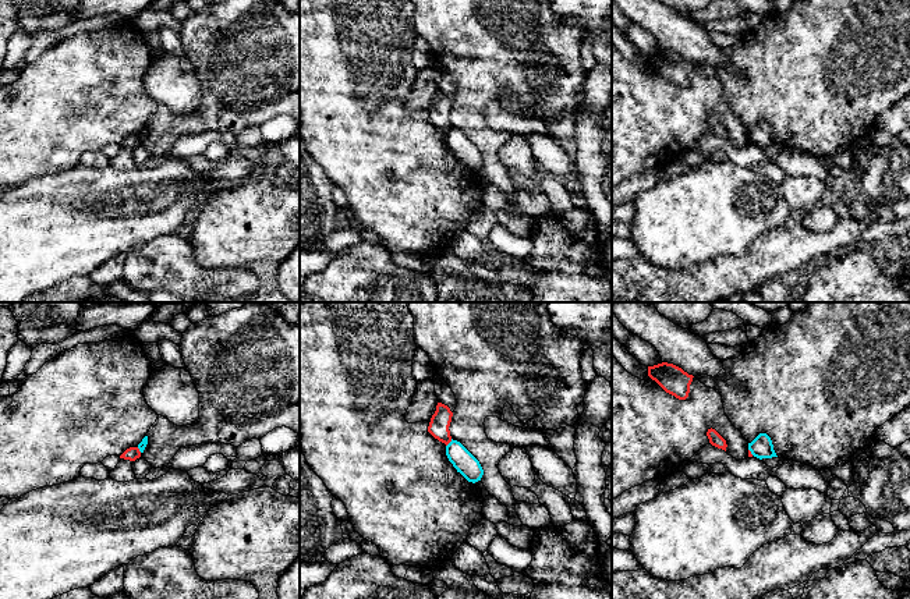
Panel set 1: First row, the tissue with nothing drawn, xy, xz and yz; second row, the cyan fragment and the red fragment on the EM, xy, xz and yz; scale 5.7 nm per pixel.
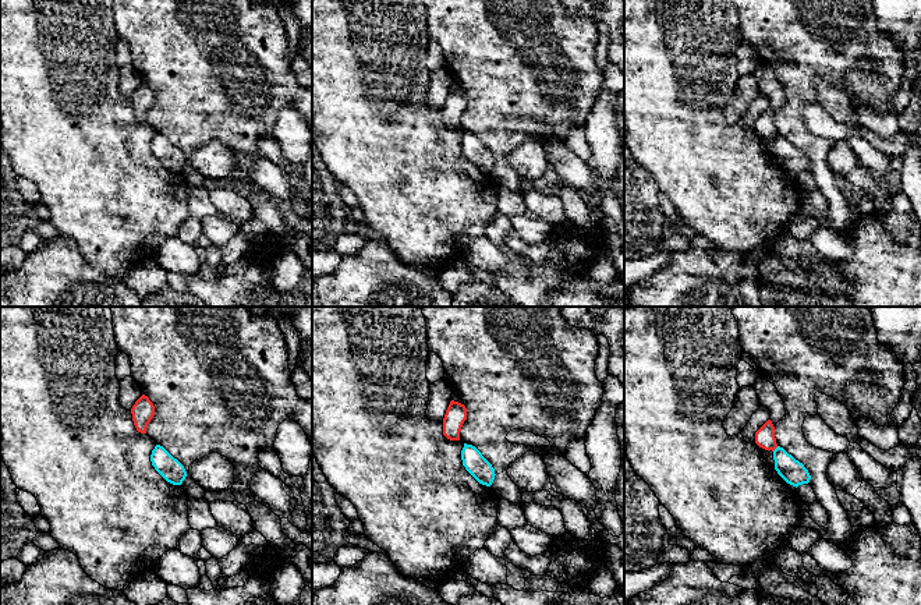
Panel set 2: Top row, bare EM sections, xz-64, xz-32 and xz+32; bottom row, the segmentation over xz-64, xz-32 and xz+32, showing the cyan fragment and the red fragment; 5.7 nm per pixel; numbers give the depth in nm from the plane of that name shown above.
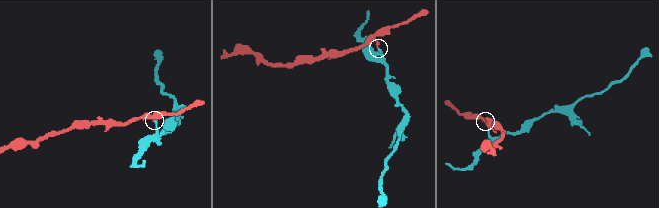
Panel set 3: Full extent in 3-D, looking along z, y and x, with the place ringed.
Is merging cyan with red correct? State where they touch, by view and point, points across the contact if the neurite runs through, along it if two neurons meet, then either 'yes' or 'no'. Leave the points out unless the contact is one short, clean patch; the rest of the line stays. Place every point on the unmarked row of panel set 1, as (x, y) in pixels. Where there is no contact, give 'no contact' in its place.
xz (449, 131) | along xz (452, 127), (446, 134) | no

